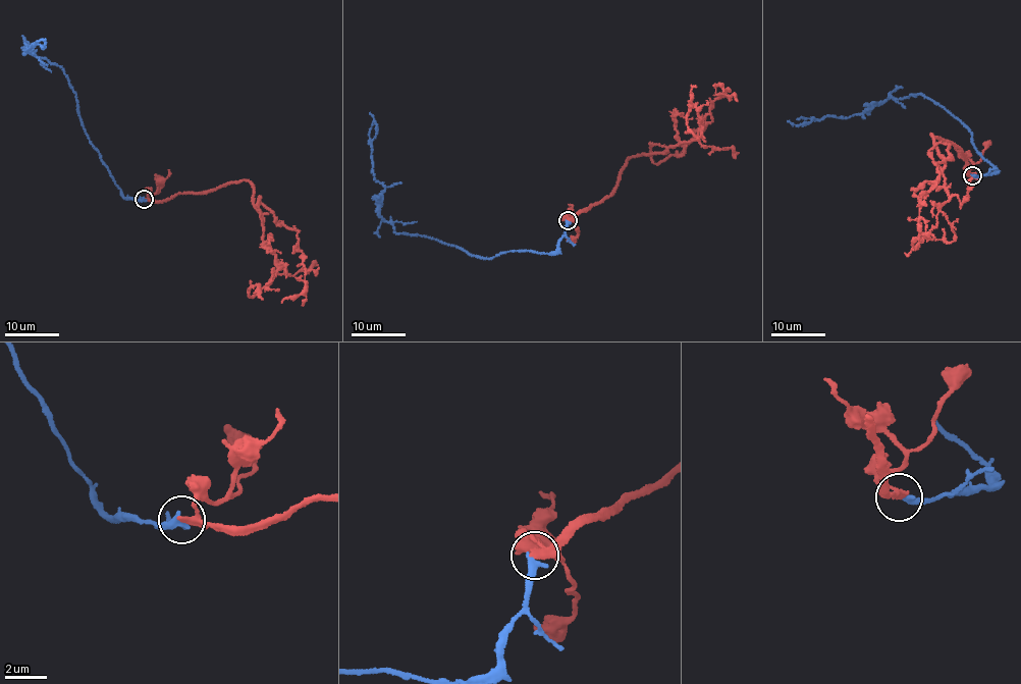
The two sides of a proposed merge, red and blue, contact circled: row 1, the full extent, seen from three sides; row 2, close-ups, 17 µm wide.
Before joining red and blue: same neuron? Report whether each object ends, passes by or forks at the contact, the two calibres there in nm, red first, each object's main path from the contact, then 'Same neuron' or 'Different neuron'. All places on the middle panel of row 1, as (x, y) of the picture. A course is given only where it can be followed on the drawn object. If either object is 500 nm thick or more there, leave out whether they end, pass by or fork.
At the ring red passes by. At the ring blue ends. Thickness 240 nm (red) against 360 nm. Course of red: (568, 221), (633, 157), (667, 148), (650, 145), (651, 161), (679, 155), (711, 121), (728, 89), (714, 86). Course of blue: (568, 221), (555, 251), (485, 259), (396, 232), (380, 214), (369, 113). Different neuron

